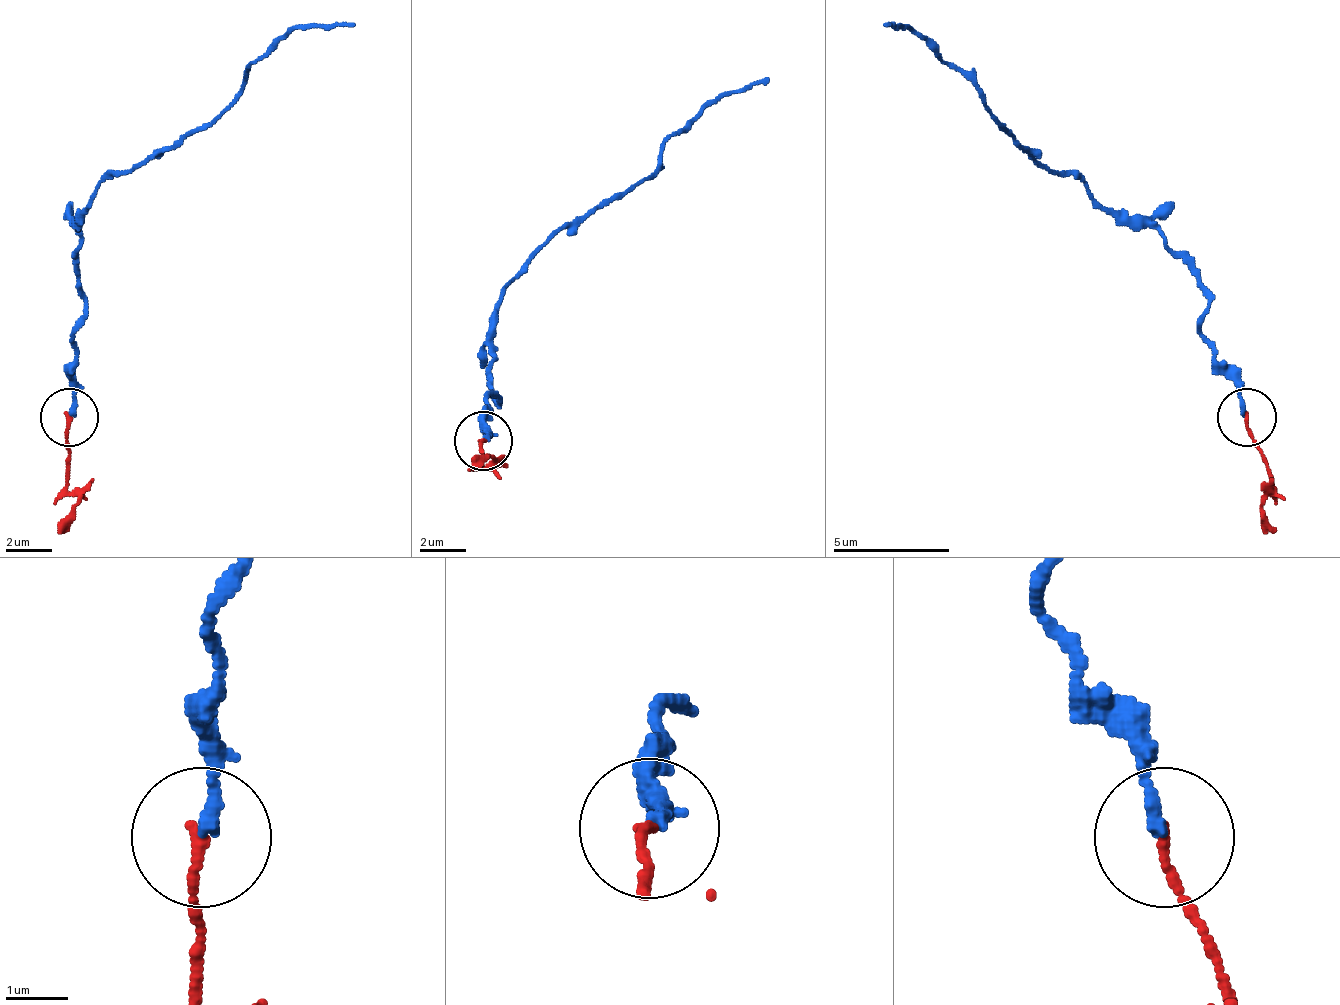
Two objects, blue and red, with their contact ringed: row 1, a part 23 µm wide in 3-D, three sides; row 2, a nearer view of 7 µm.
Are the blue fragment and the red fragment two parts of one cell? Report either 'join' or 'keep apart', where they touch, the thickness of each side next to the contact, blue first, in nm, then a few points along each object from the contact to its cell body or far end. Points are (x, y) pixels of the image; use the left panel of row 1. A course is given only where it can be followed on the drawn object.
keep apart; at (69, 417); 200 nm thick on the blue side, 150 nm on the other; blue runs (68, 419), (85, 291), (79, 227), (91, 192), (196, 134), (295, 29), (353, 23); red runs (68, 419), (68, 465), (79, 506), (62, 535)

